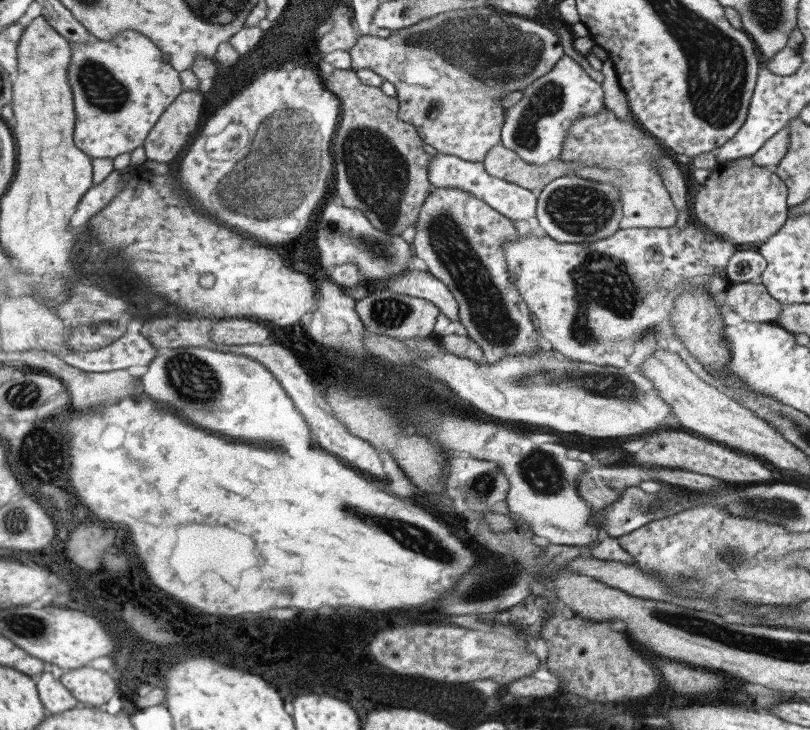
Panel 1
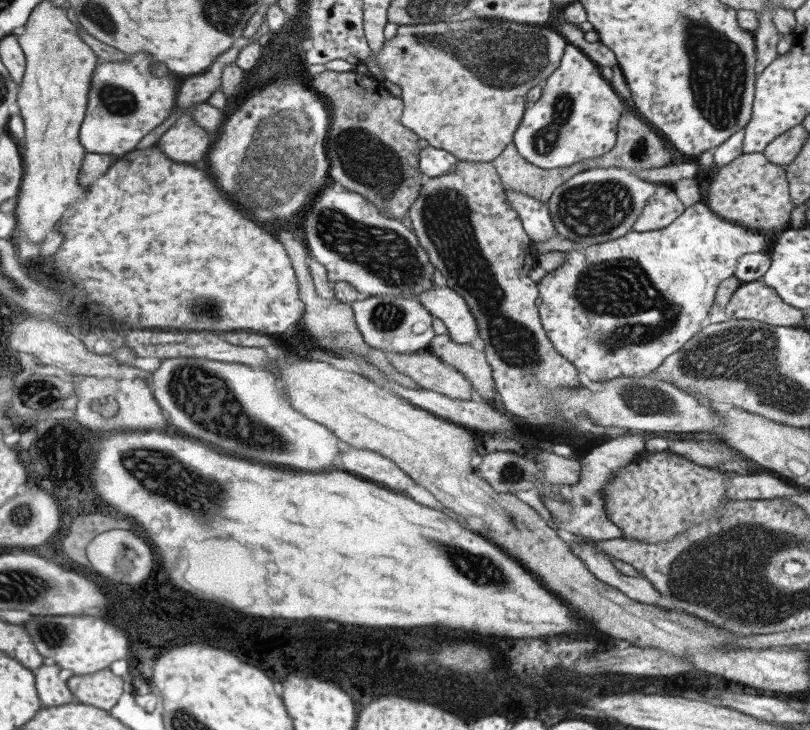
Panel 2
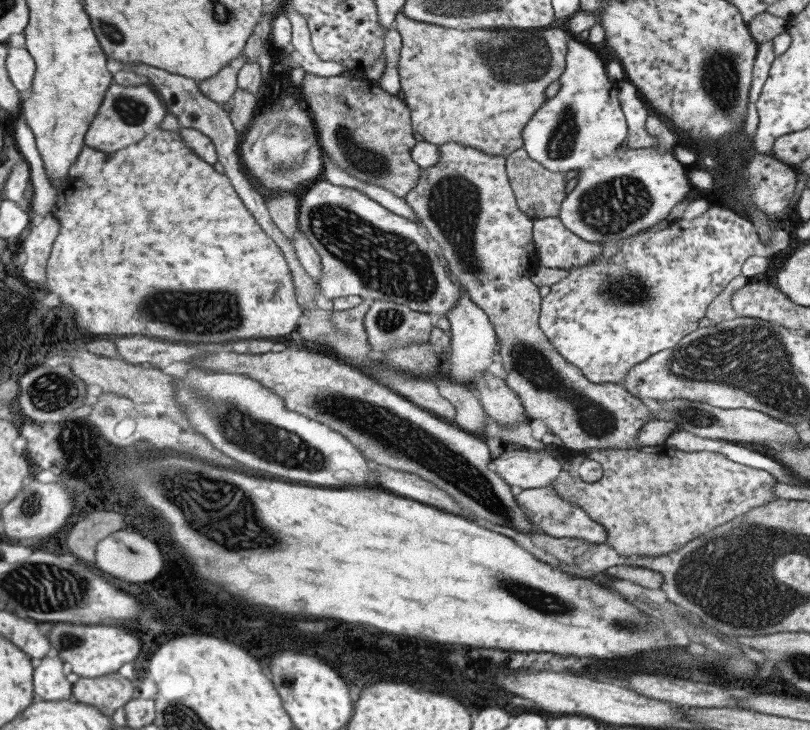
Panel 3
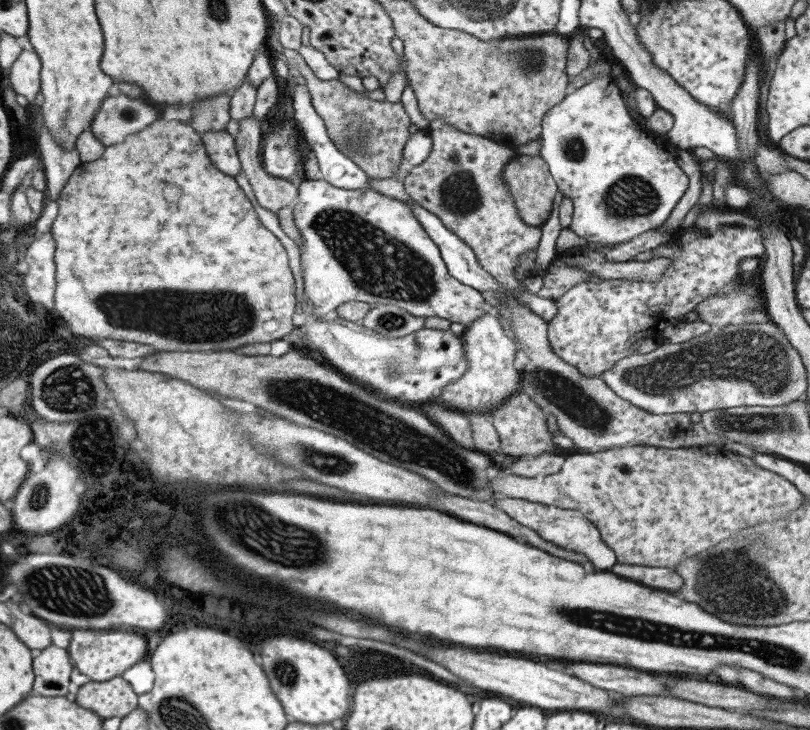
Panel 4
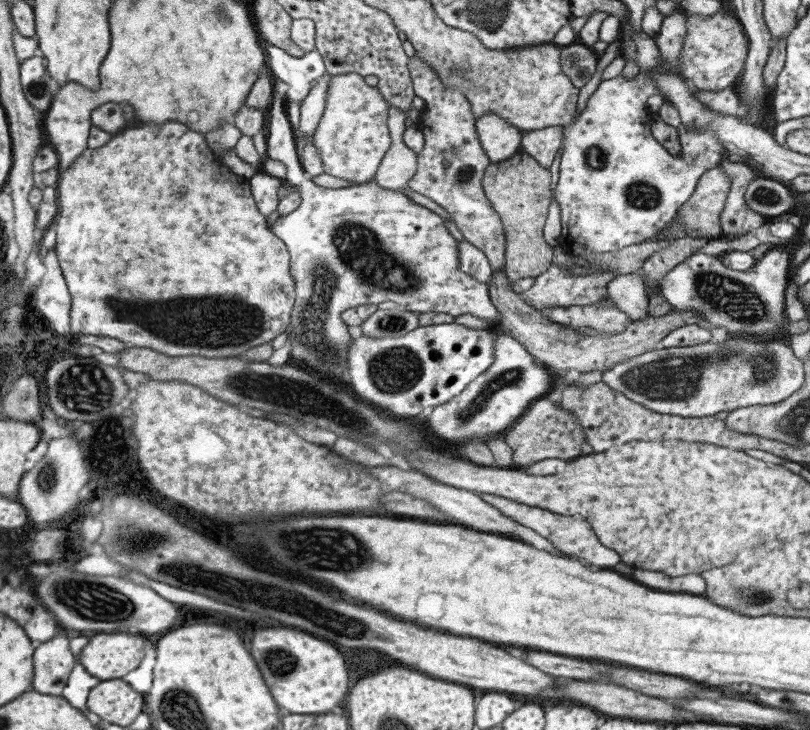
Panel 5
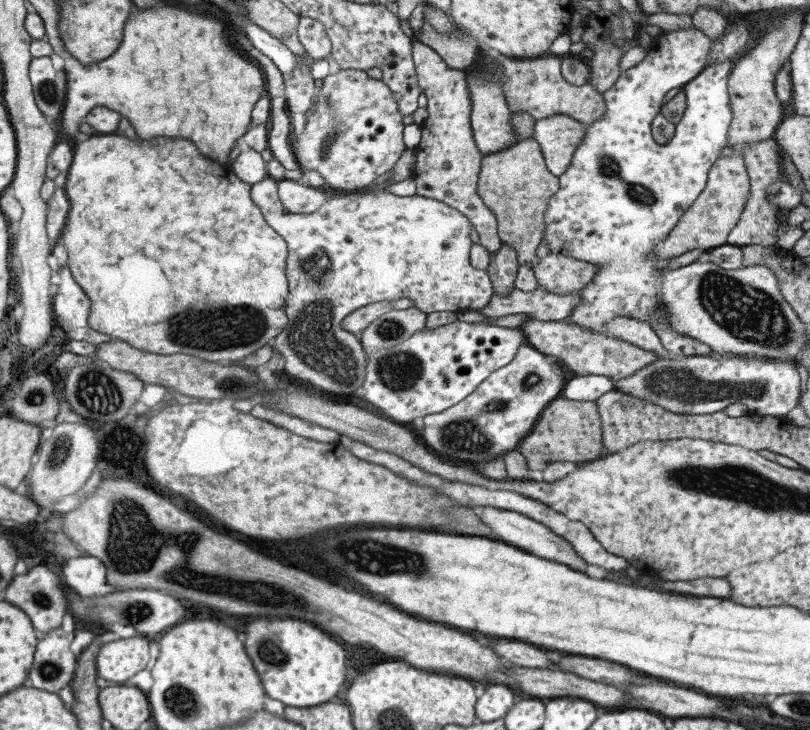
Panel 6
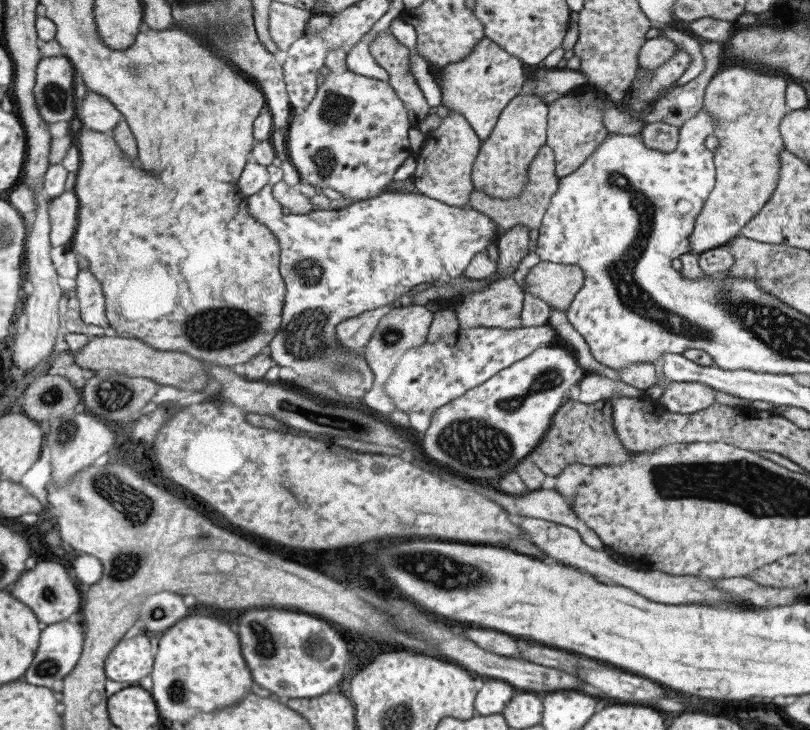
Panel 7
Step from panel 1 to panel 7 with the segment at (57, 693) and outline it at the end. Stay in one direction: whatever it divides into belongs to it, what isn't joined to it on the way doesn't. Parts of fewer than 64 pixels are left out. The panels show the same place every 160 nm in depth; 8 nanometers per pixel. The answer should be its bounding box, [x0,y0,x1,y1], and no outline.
[23,620,86,688]

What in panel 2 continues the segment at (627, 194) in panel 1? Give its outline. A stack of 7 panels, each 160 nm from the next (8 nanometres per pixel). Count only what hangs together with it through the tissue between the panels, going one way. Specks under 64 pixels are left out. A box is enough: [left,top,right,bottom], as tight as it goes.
[632,183,686,232]

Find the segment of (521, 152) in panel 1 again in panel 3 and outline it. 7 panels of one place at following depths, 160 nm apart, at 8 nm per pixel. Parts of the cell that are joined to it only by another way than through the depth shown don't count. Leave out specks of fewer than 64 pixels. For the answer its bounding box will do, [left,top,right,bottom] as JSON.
[521,38,690,268]

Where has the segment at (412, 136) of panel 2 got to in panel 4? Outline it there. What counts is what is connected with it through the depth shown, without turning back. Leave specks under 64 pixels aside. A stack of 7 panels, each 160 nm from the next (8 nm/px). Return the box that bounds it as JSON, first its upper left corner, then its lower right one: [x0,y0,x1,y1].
[268,13,411,178]

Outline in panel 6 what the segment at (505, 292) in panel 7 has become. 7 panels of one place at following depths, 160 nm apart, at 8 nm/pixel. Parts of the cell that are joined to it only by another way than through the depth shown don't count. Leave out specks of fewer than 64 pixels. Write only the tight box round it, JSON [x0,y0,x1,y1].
[475,286,579,324]

